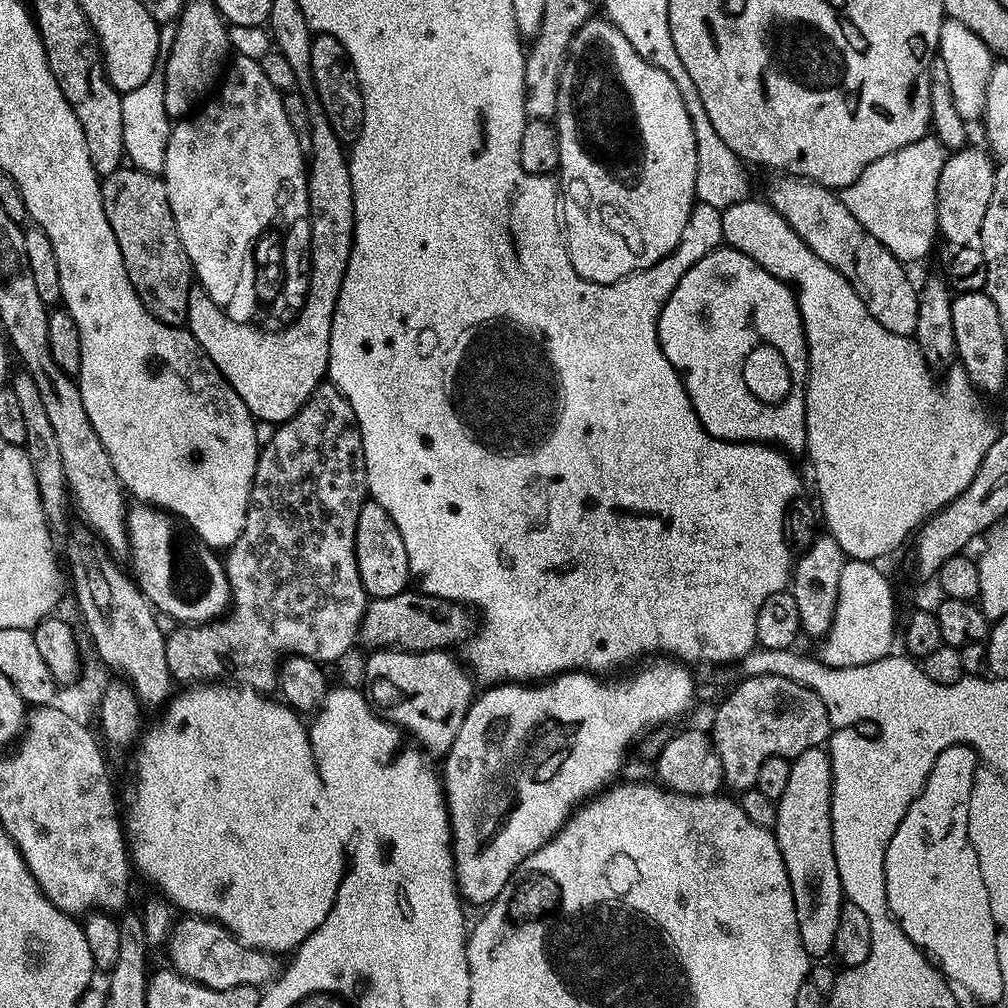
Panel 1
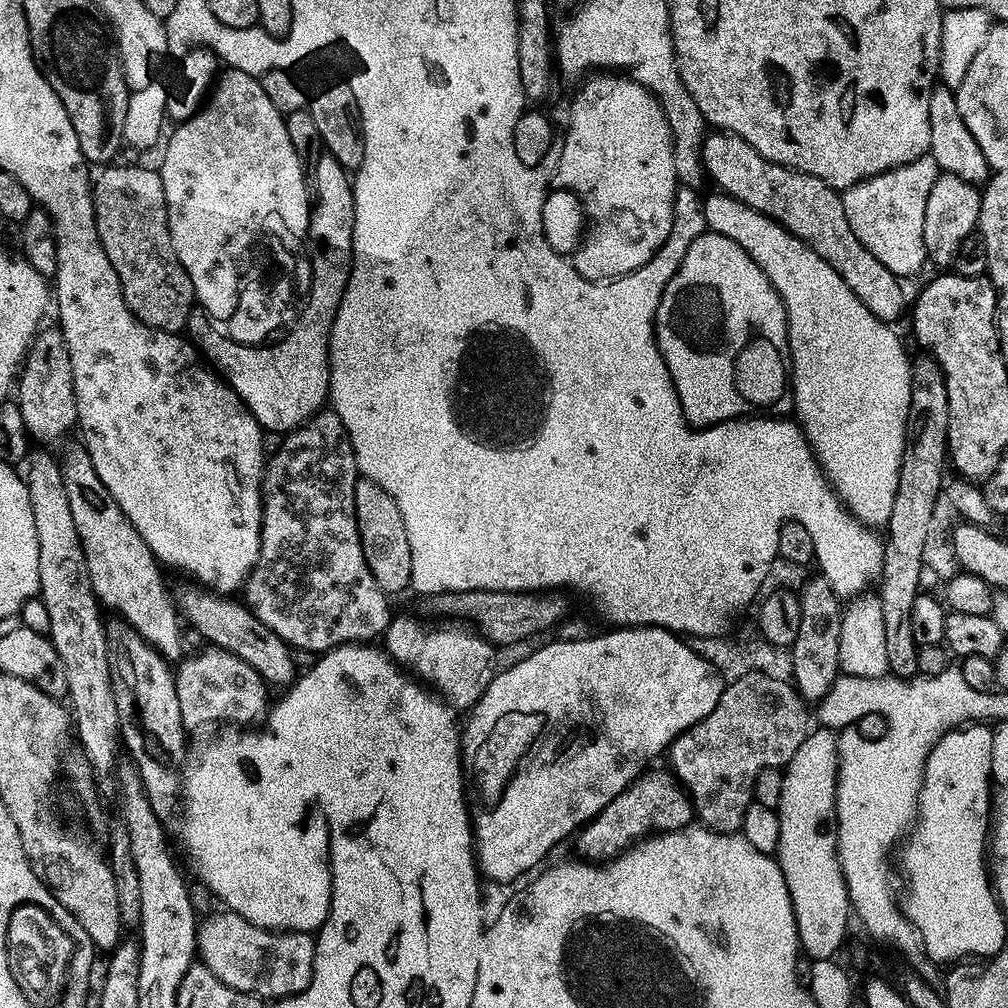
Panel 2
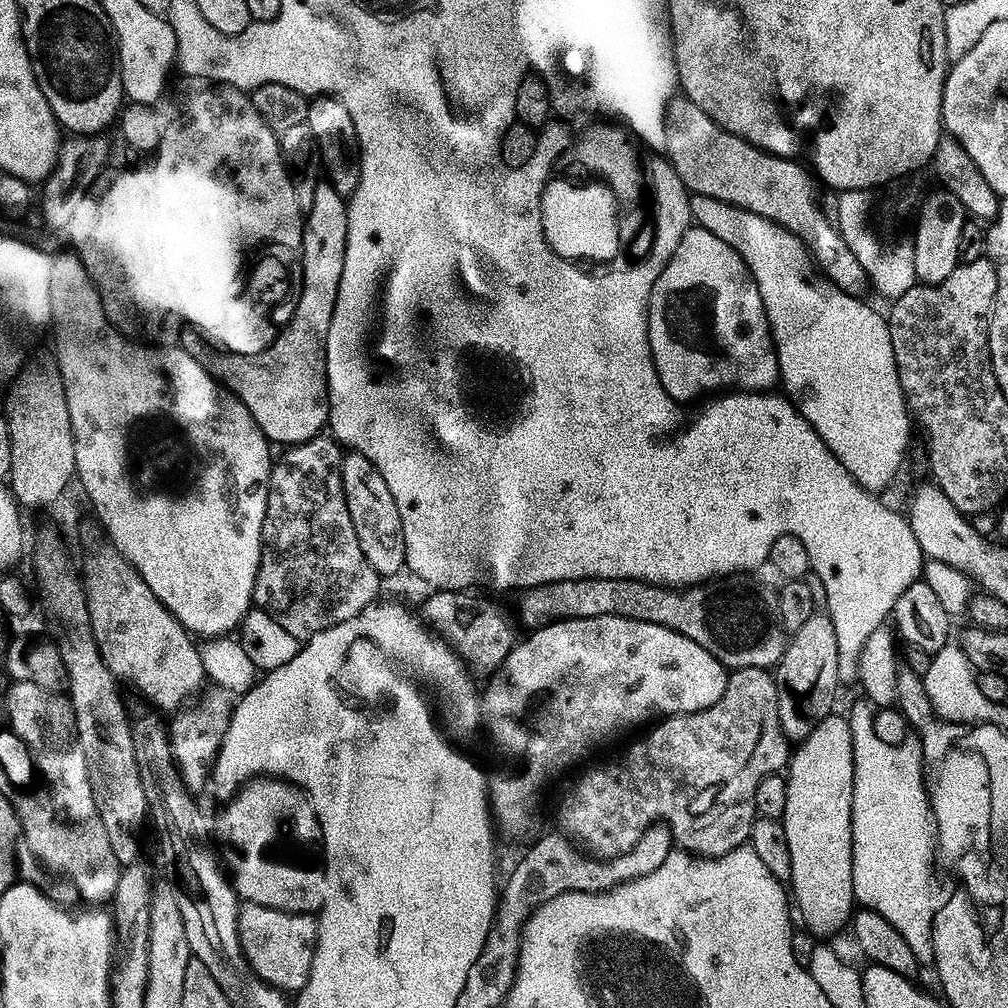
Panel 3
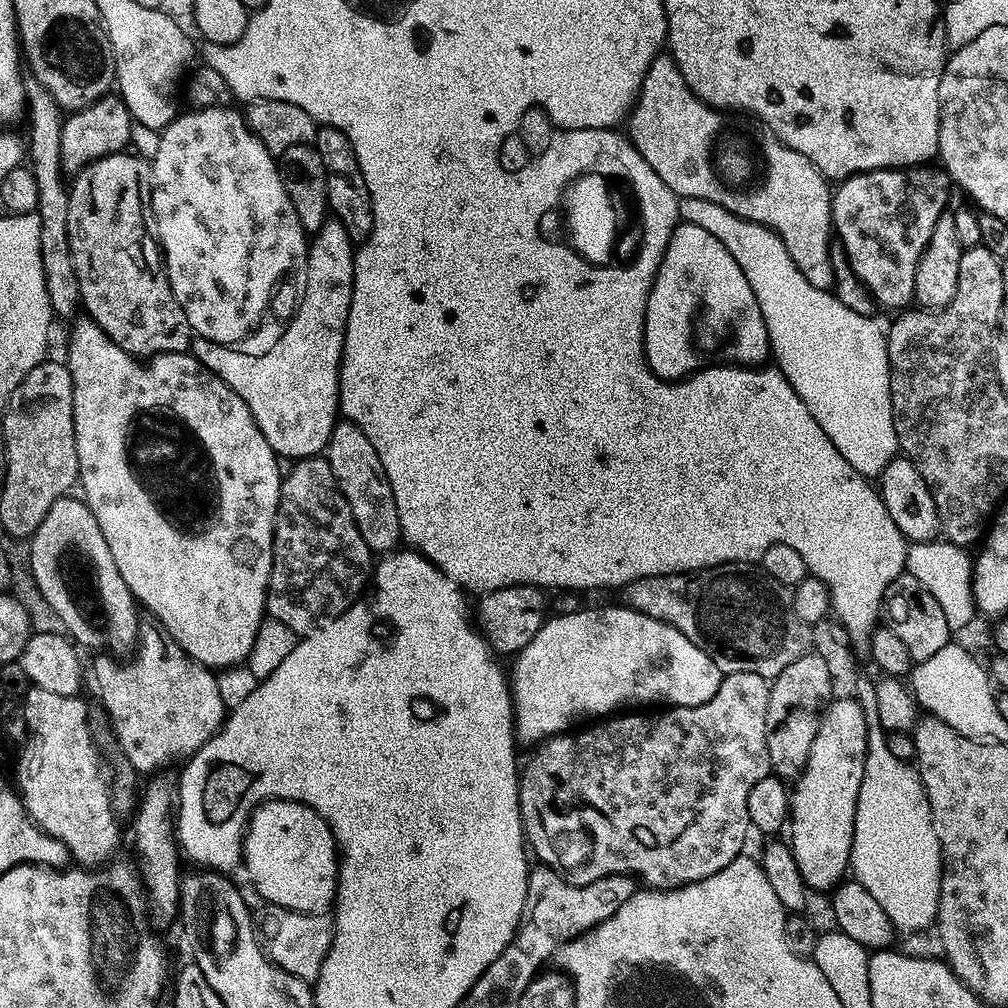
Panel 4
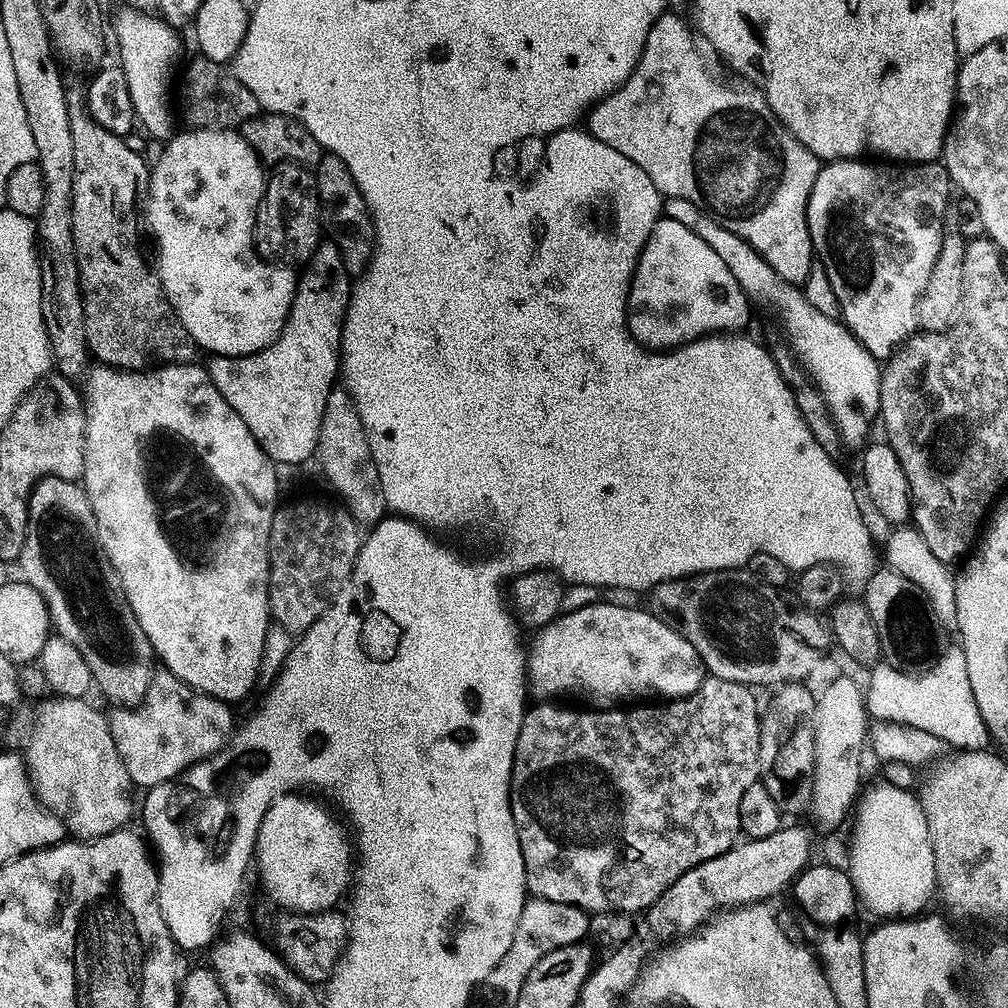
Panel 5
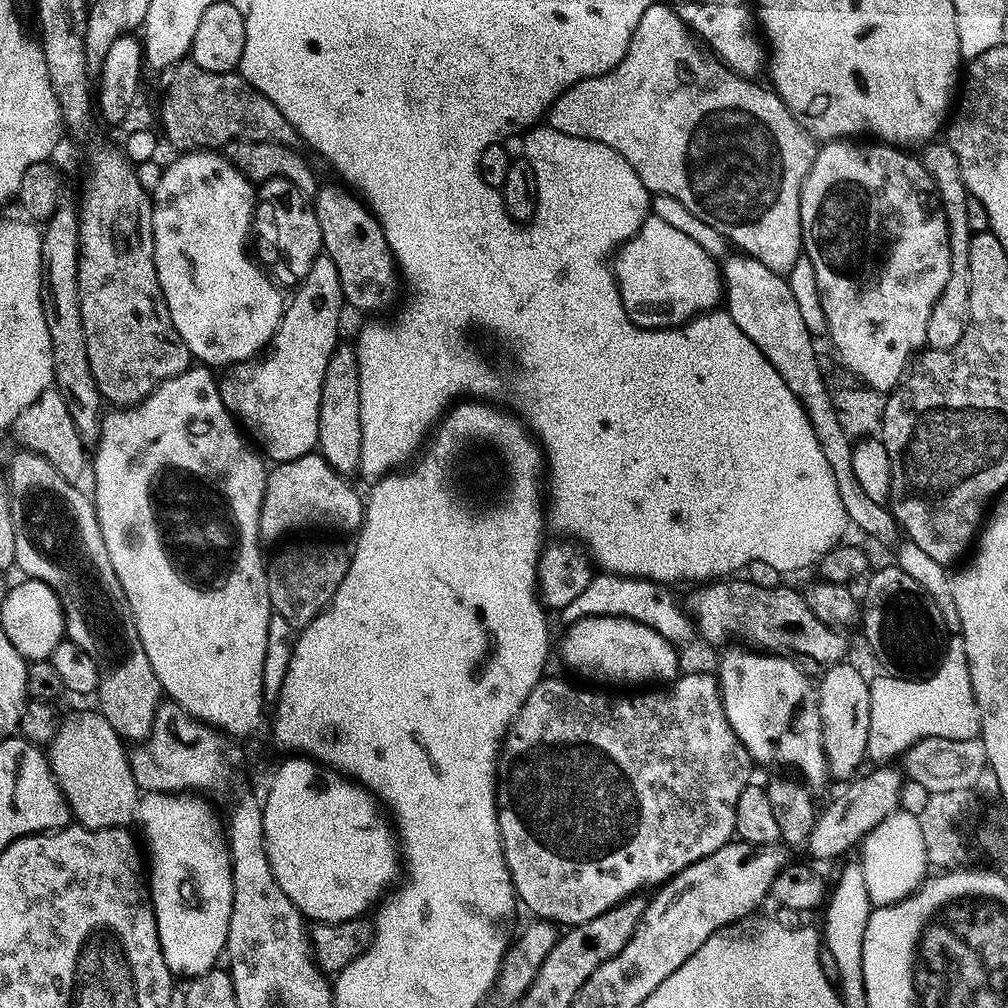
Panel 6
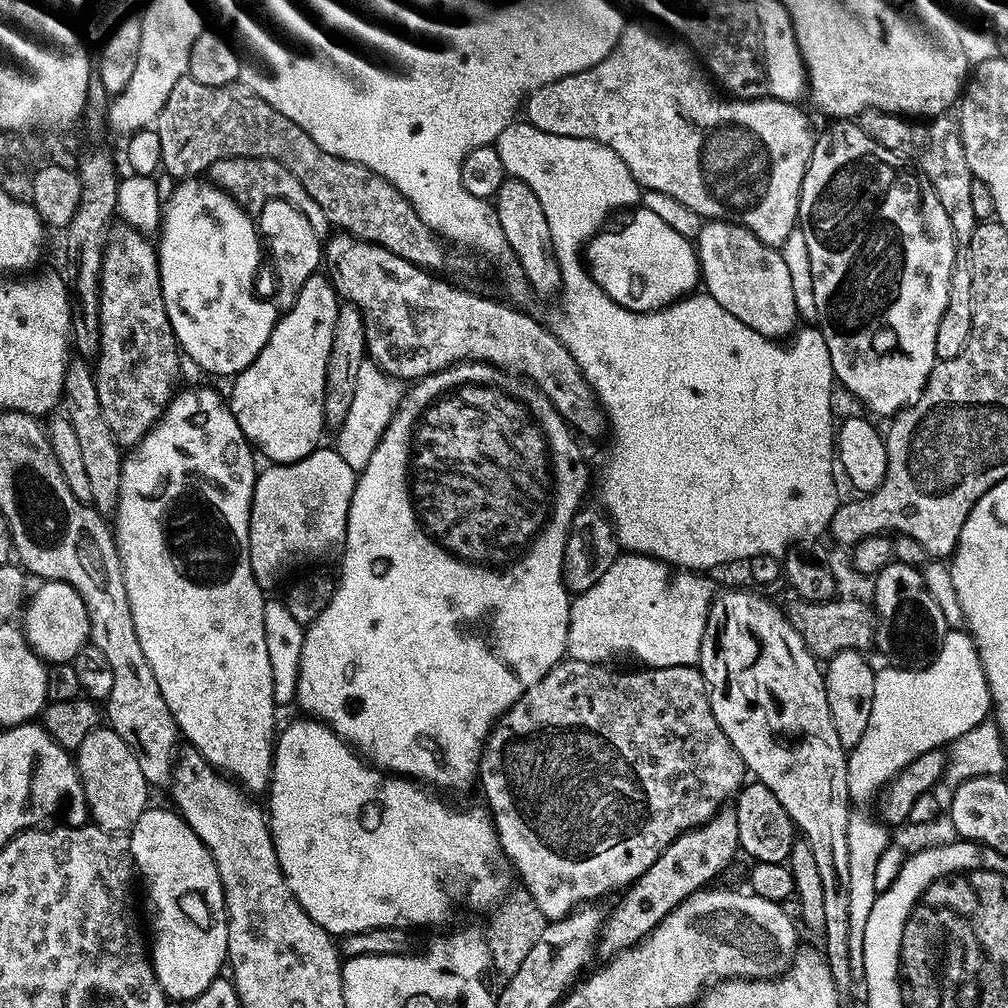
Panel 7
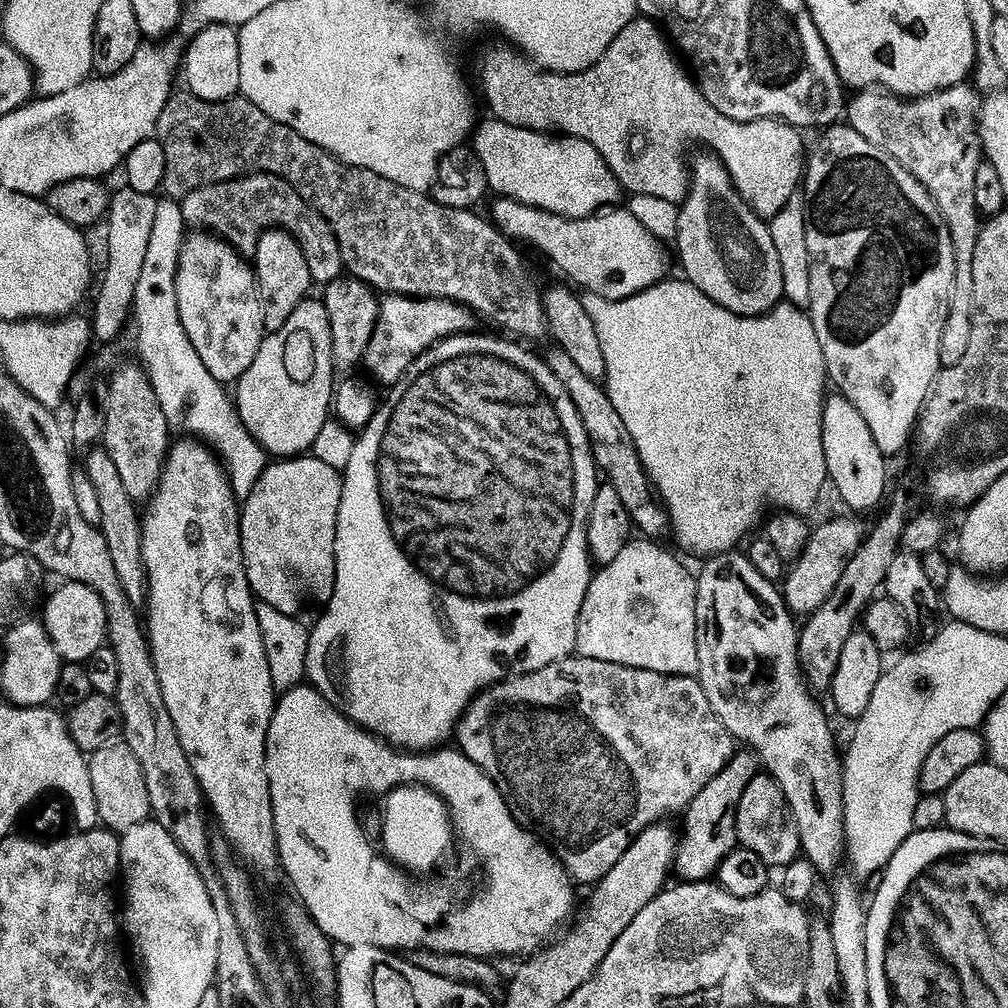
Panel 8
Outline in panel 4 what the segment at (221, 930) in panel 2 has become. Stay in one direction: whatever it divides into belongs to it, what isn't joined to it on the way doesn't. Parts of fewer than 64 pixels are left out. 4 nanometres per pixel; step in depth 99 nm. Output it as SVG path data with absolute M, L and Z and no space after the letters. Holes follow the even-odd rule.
M268 904L255 917L256 935L272 963L294 974L294 978L314 982L322 970L322 962L332 945L334 920L331 915L295 912L277 904Z

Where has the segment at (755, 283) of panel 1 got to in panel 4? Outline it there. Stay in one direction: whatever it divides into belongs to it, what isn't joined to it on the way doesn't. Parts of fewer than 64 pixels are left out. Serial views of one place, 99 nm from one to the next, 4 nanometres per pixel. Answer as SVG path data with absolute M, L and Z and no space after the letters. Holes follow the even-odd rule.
M681 222L672 231L670 242L659 257L656 266L656 277L644 307L644 342L642 351L650 371L665 382L679 382L691 376L693 372L699 372L702 368L711 368L713 366L760 366L769 359L768 331L764 325L762 310L754 298L754 290L750 290L750 282L746 282L746 274L742 274L742 266L738 266L738 262L734 262L734 254L730 254L730 250L726 250L726 246L722 246L722 242L718 242L718 238L714 238L714 234L710 234L710 230L702 230L702 226Z

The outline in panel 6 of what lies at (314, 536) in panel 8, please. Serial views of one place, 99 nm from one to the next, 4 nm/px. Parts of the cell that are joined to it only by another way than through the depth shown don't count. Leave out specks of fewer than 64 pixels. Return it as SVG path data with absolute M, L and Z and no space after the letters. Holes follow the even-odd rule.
M319 454L299 456L275 465L268 472L260 511L260 539L280 540L303 528L337 528L340 532L359 529L366 507L347 475L335 472Z

